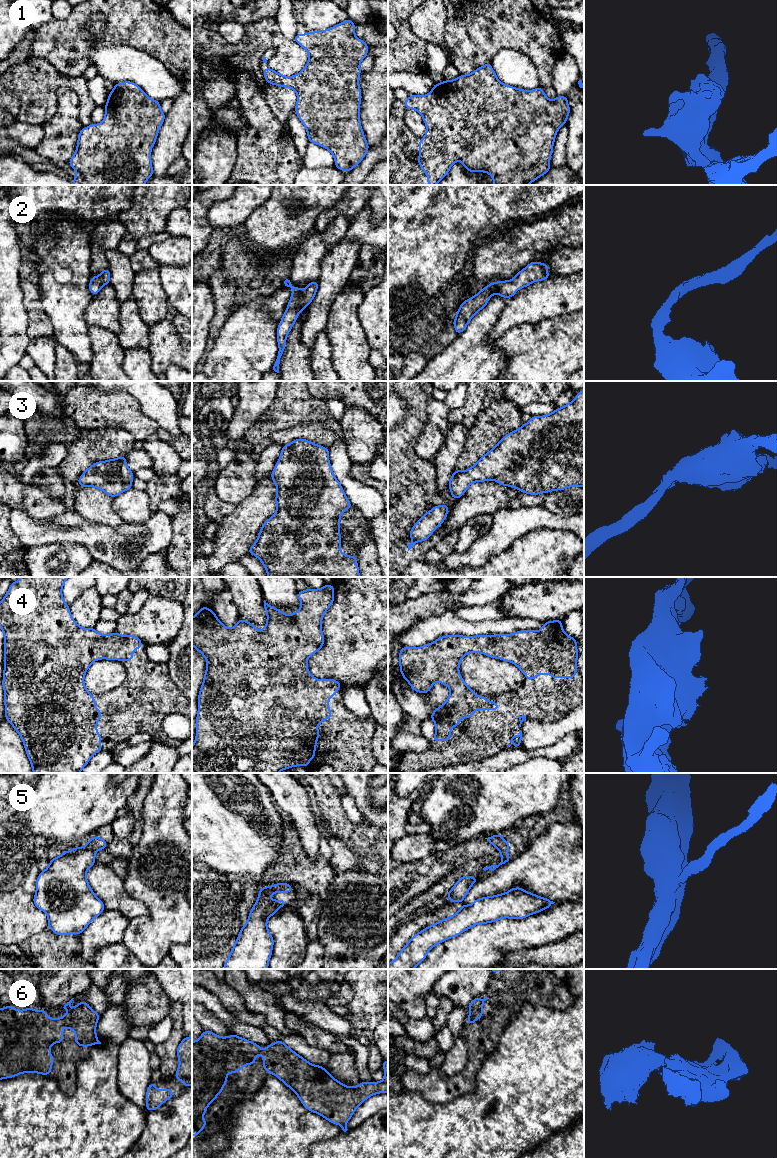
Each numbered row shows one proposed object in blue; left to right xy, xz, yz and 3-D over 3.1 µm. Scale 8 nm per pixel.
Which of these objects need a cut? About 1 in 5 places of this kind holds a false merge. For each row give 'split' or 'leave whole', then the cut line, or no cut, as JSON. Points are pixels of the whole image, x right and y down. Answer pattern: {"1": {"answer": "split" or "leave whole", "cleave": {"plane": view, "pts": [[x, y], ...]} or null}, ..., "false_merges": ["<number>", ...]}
{"1": {"answer": "leave whole", "cleave": null}, "2": {"answer": "leave whole", "cleave": null}, "3": {"answer": "leave whole", "cleave": null}, "4": {"answer": "leave whole", "cleave": null}, "5": {"answer": "leave whole", "cleave": null}, "6": {"answer": "leave whole", "cleave": null}, "false_merges": []}

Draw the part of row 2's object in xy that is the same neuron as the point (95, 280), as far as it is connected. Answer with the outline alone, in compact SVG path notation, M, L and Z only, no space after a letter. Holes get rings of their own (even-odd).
M108 268L101 271L99 276L92 276L89 283L89 290L93 295L97 295L101 288L110 283L110 271Z

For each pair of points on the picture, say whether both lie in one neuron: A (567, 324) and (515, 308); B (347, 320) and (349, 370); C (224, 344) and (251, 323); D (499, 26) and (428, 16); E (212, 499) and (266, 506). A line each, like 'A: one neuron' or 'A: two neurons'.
A: two neurons
B: one neuron
C: one neuron
D: two neurons
E: two neurons

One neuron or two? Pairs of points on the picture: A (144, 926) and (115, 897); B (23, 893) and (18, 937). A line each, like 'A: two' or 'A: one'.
A: two
B: one

